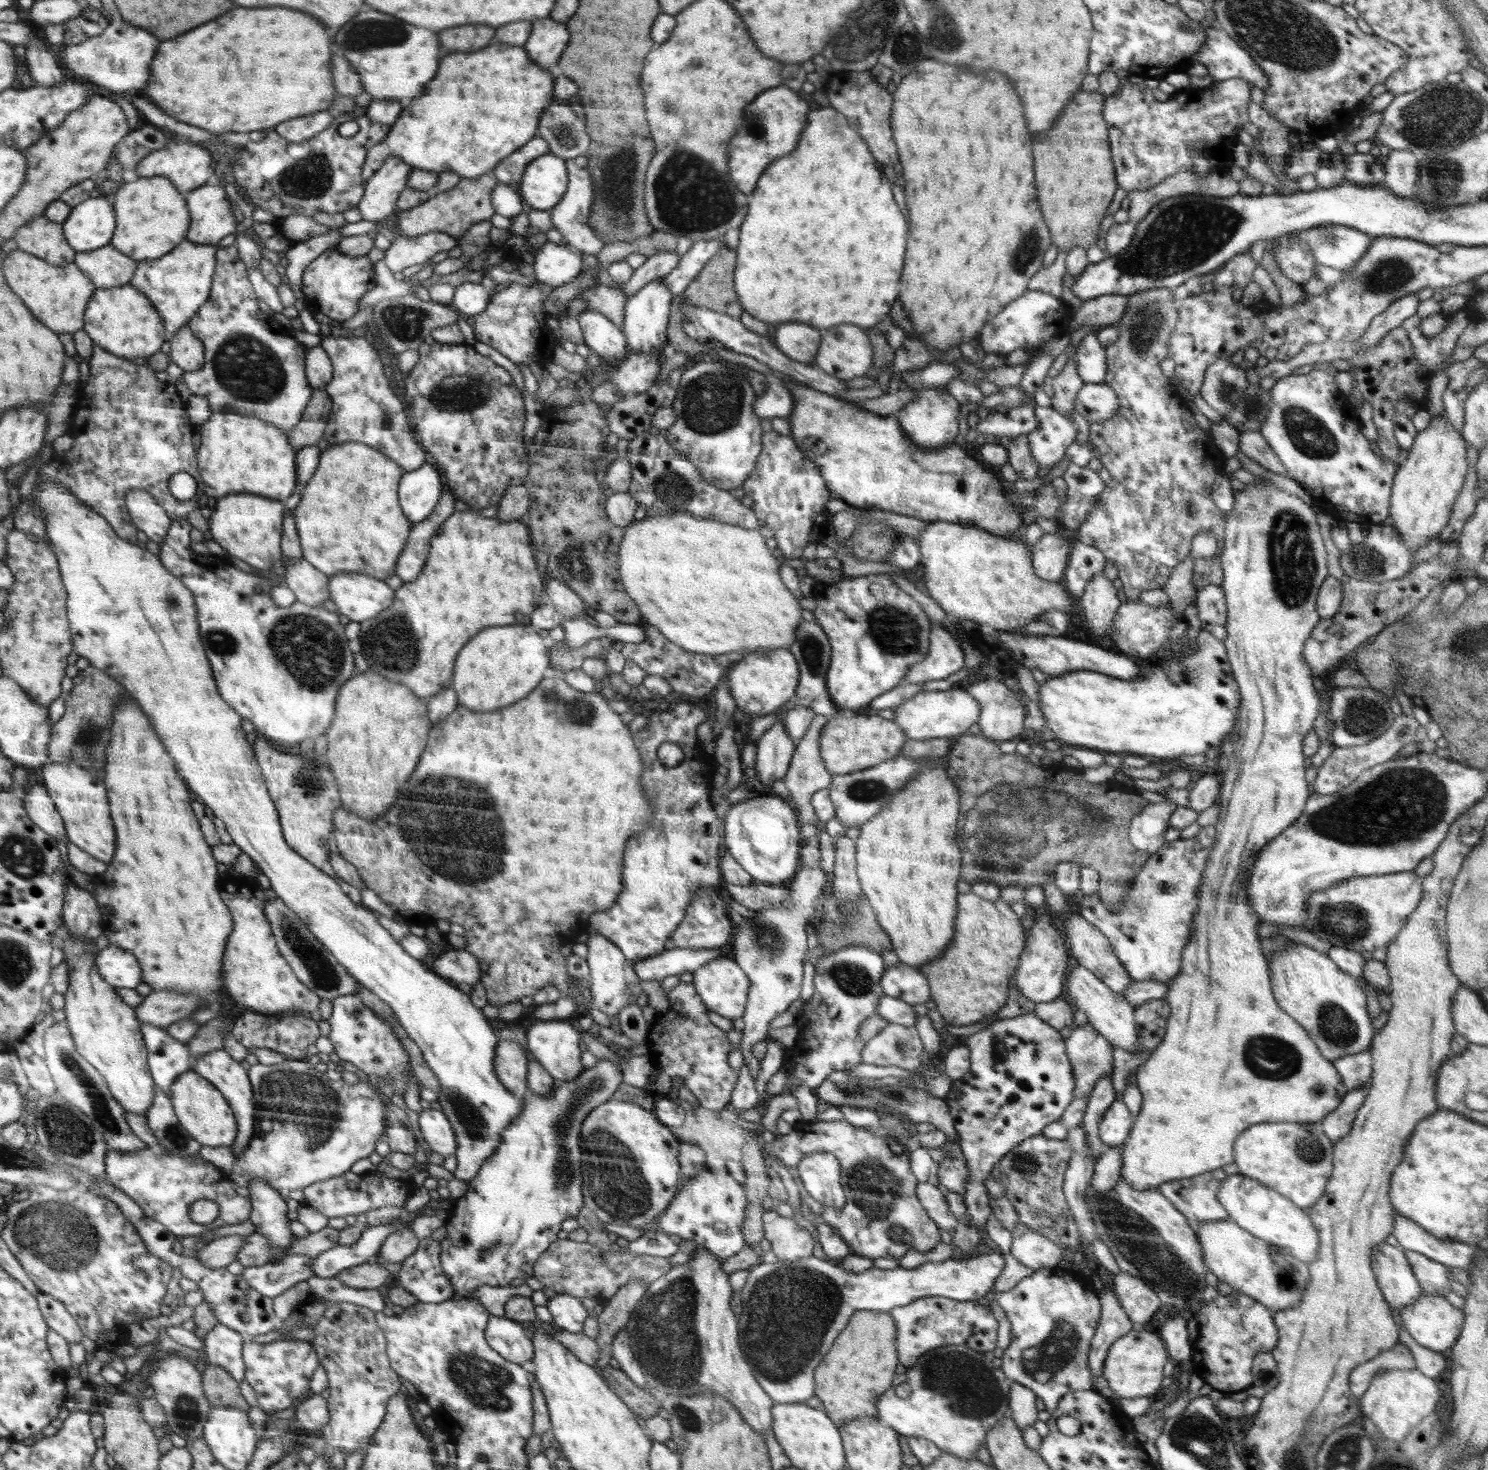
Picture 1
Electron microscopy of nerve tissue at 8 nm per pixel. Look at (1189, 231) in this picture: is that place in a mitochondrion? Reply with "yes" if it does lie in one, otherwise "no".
yes

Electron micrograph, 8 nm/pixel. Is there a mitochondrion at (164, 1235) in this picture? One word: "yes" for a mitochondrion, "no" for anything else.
no

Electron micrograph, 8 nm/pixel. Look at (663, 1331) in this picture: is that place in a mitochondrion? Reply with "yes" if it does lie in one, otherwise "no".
yes

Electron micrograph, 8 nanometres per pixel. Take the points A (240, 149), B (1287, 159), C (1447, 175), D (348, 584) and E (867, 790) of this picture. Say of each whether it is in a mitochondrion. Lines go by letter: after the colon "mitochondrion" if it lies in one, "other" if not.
A: other
B: other
C: mitochondrion
D: other
E: mitochondrion

